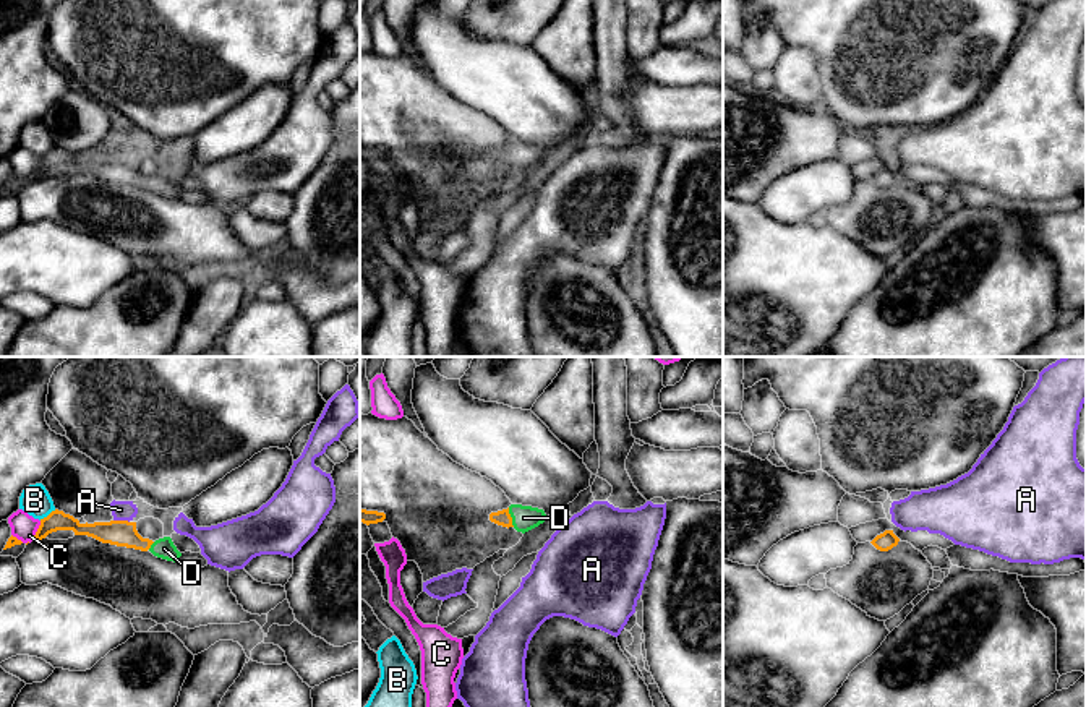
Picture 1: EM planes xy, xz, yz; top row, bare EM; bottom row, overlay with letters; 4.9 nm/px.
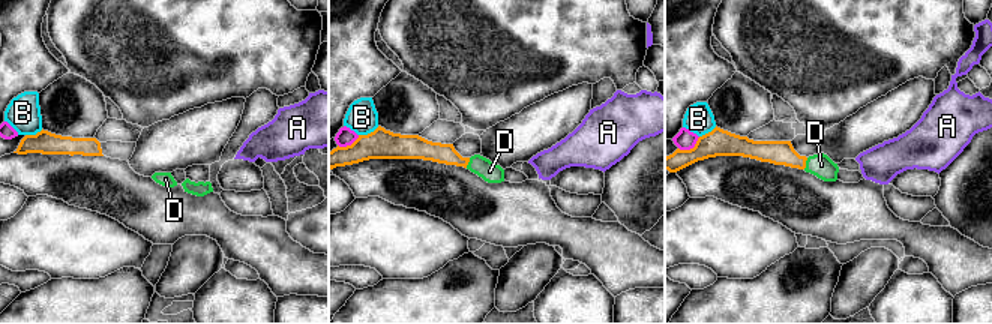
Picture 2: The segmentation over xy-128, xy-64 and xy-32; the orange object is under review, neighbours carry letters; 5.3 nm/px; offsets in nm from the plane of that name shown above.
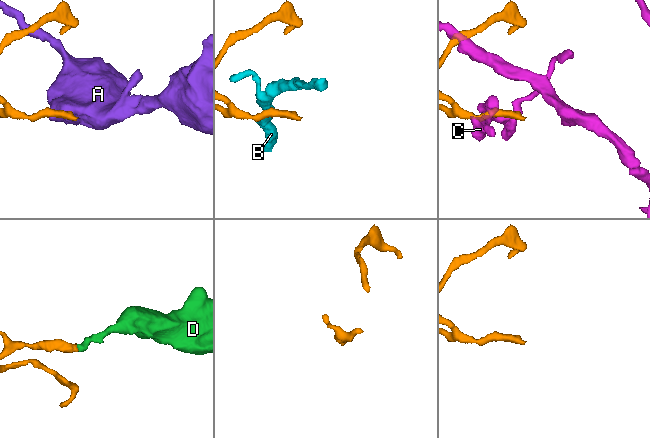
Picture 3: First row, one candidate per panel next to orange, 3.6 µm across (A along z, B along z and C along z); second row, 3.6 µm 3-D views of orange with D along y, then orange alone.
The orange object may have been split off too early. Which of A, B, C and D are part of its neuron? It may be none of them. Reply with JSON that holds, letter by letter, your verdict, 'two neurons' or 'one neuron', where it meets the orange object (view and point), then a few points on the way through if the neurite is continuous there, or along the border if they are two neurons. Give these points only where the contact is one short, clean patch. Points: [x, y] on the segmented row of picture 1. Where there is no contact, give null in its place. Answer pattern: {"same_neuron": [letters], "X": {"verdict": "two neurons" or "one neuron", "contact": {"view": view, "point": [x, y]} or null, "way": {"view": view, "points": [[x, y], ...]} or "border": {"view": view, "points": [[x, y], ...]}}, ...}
{"same_neuron": ["D"], "A": {"verdict": "two neurons", "contact": {"view": "xy", "point": [122, 521]}, "border": {"view": "xy", "points": [[114, 519], [125, 519], [128, 522]]}}, "B": {"verdict": "two neurons", "contact": {"view": "xy", "point": [49, 514]}, "border": {"view": "xy", "points": [[55, 509], [39, 519]]}}, "C": {"verdict": "two neurons", "contact": {"view": "xy", "point": [36, 534]}, "border": {"view": "xy", "points": [[41, 521], [34, 537], [26, 544]]}}, "D": {"verdict": "one neuron", "contact": {"view": "xz", "point": [511, 518]}, "way": {"view": "xz", "points": [[501, 518], [511, 518], [524, 518]]}}}

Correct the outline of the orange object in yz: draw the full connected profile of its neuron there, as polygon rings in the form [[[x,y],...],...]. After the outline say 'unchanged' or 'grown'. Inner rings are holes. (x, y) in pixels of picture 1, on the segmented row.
[[[885,530],[883,533],[877,535],[870,543],[880,550],[888,551],[896,546],[900,538],[893,533],[893,530]]] | unchanged

